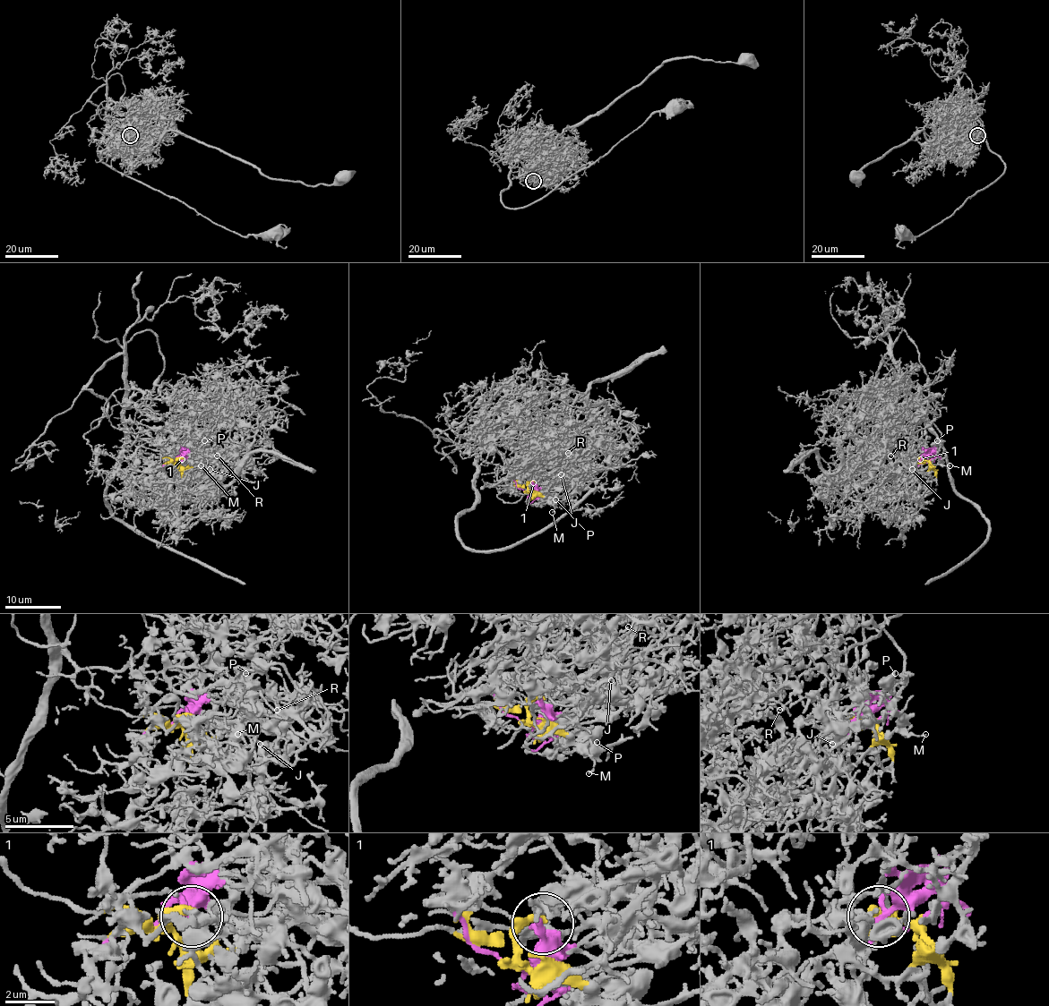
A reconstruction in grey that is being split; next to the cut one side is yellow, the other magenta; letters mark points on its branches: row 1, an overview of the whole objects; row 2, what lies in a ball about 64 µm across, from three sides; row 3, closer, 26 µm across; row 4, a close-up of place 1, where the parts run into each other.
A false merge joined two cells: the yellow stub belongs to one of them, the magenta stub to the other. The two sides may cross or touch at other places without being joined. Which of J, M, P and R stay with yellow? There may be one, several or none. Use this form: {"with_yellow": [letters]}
{"with_yellow": ["M", "P"]}

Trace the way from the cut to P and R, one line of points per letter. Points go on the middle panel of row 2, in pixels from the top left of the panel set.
P: (527, 491), (540, 496), (542, 501), (546, 496), (556, 500)
R: (527, 491), (533, 491), (539, 484), (545, 483), (569, 452)

